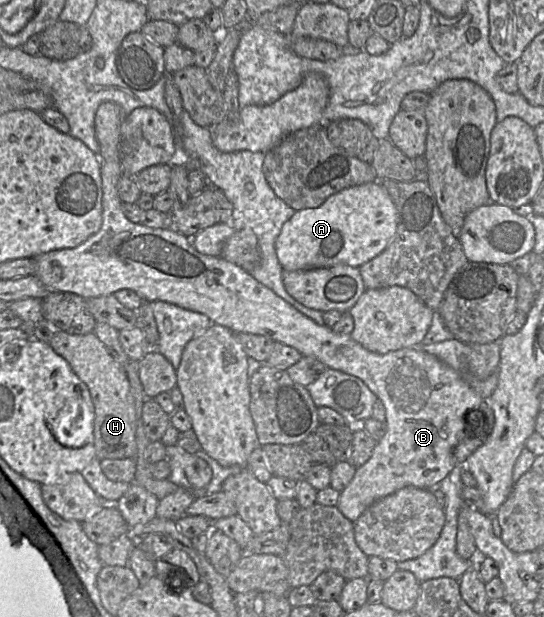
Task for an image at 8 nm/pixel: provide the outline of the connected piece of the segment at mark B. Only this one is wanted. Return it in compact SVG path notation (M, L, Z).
M103 102L98 107L98 109L96 111L96 114L95 114L95 120L94 120L94 122L95 122L95 136L96 136L96 139L97 139L97 141L99 143L99 147L100 147L100 152L99 152L98 157L99 157L99 159L101 161L101 180L102 180L102 224L101 224L100 229L98 230L98 232L91 235L88 239L86 239L84 242L82 242L80 245L78 245L78 246L76 246L74 248L64 248L64 249L59 249L59 250L52 250L52 251L40 254L39 256L37 256L35 258L26 258L26 259L34 259L35 260L34 275L29 275L29 276L35 276L42 283L42 285L48 290L55 290L55 291L74 293L74 294L76 294L76 295L78 295L78 296L80 296L80 297L82 297L82 298L84 298L86 300L89 299L89 298L94 298L94 297L99 297L99 296L113 295L115 292L117 292L117 291L119 291L121 289L130 289L130 290L133 290L134 292L136 292L140 297L142 297L142 299L145 302L164 301L164 302L168 302L168 303L171 303L171 304L175 304L175 305L180 306L180 307L185 308L185 309L189 309L189 310L192 310L192 311L203 313L203 314L207 315L214 323L219 324L221 326L225 326L225 327L229 328L230 330L232 330L235 333L252 333L252 334L264 335L264 336L266 336L268 338L273 339L276 342L281 342L283 344L294 347L303 356L310 356L310 357L314 357L314 358L318 359L319 361L324 363L328 368L335 369L335 370L344 372L346 374L350 374L350 375L353 375L353 376L356 376L356 377L360 378L367 385L367 387L377 396L377 398L382 401L382 403L383 403L383 405L385 407L385 410L386 410L386 421L385 421L386 432L385 432L384 436L382 437L382 439L380 439L376 443L376 446L374 448L374 451L373 451L373 454L372 454L371 458L364 465L362 465L362 466L360 466L360 467L358 467L356 469L355 475L354 475L353 479L351 480L351 482L348 484L348 486L343 491L340 492L340 496L339 496L338 503L337 503L336 507L351 522L355 522L362 515L362 513L372 503L374 503L376 500L378 500L378 499L380 499L382 497L388 496L388 495L398 491L401 488L412 486L412 487L417 487L417 488L421 488L421 489L431 489L437 483L442 481L453 470L453 468L457 465L456 460L455 460L455 458L453 456L453 450L459 444L460 441L464 440L466 437L469 436L469 433L470 433L470 421L471 421L471 417L473 416L472 412L473 412L473 410L478 410L479 409L479 407L480 407L480 405L481 405L481 403L483 401L482 397L474 389L472 389L468 385L468 383L463 379L463 377L455 369L453 369L451 366L449 366L448 364L446 364L445 362L443 362L442 360L440 360L436 356L421 350L421 346L411 347L411 348L403 348L403 349L399 349L399 350L390 351L390 352L385 353L385 354L378 354L378 353L371 352L371 351L365 349L361 344L356 342L354 339L352 339L350 334L338 334L338 333L334 332L333 329L331 327L329 327L329 326L317 324L315 321L313 321L312 319L310 319L309 317L305 316L300 311L298 311L295 307L293 307L291 304L289 304L283 298L278 296L273 290L271 290L270 288L264 286L259 281L257 281L249 272L247 272L243 268L241 268L241 267L239 267L239 266L237 266L237 265L235 265L235 264L233 264L231 262L228 262L227 260L225 260L221 256L205 255L205 254L202 254L202 253L198 252L194 248L194 246L192 245L192 241L190 240L192 237L187 237L187 236L177 232L176 230L161 229L161 228L150 228L150 227L147 227L147 226L143 225L143 224L133 223L133 222L129 221L128 218L124 215L124 212L123 212L123 209L122 209L122 201L120 200L120 198L118 196L118 192L117 192L117 183L118 183L120 177L123 175L123 170L122 170L120 157L119 157L118 145L119 145L119 138L120 138L120 127L121 127L121 124L123 123L123 121L125 120L125 118L126 118L126 114L125 114L124 110L122 109L122 107L120 105L114 103L114 102Z

